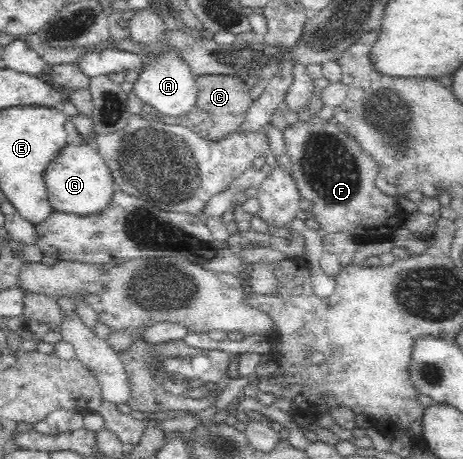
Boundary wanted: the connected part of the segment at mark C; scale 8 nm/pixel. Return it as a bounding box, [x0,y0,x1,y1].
[140,74,252,142]

